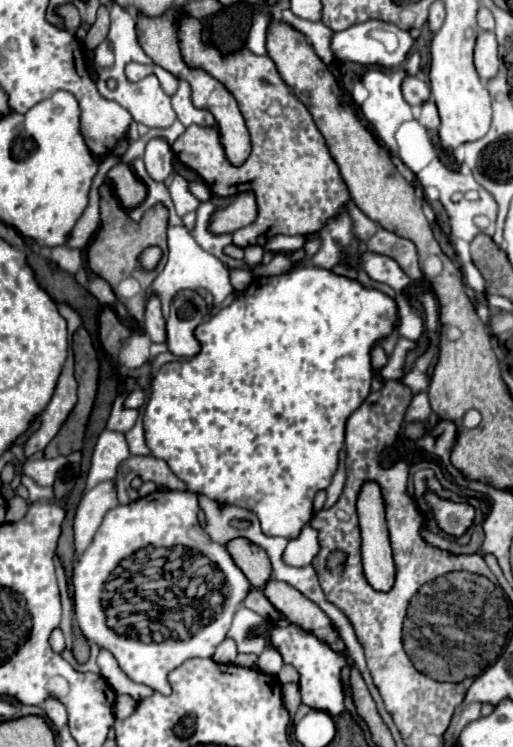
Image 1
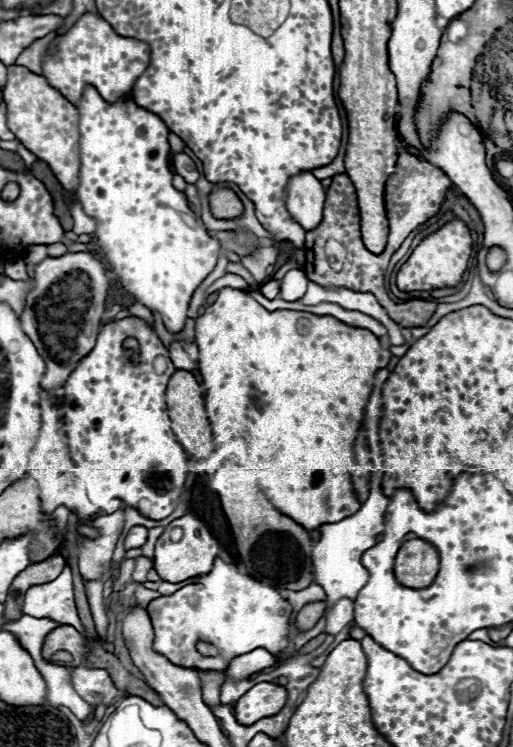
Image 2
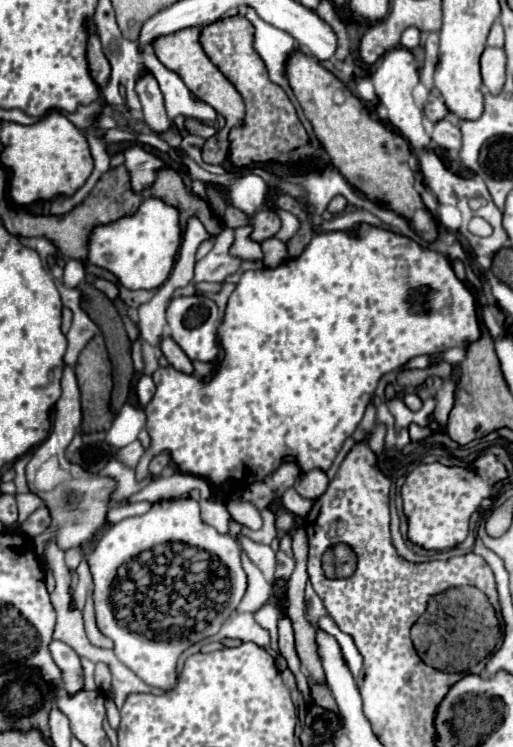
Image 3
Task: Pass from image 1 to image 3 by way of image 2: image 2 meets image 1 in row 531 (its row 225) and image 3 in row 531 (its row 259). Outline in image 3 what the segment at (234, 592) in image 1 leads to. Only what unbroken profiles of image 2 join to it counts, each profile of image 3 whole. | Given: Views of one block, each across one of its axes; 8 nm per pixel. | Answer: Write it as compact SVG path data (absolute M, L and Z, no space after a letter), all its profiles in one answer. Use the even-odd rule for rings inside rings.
M192 498L160 500L154 502L146 514L126 518L106 528L94 550L86 556L94 580L94 606L100 632L114 642L118 660L136 672L146 684L160 690L172 690L176 686L176 662L180 654L188 646L220 632L226 618L240 604L246 592L246 572L238 560L236 536L240 530L242 528L232 526L228 534L218 534L216 528L200 520L198 502ZM172 568L180 568L182 574L170 574ZM184 568L188 572L184 572Z

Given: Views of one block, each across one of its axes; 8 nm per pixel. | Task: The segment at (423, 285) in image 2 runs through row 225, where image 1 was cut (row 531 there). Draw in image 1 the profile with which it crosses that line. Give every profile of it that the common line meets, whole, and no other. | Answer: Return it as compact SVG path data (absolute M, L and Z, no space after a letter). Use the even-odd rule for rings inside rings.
M432 492L426 494L426 502L432 508L438 526L446 534L462 536L474 520L474 508L470 504L454 504L454 502L448 502L448 500L440 500Z

